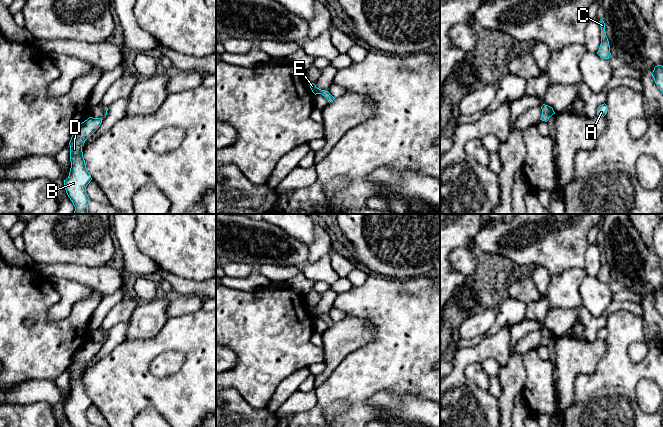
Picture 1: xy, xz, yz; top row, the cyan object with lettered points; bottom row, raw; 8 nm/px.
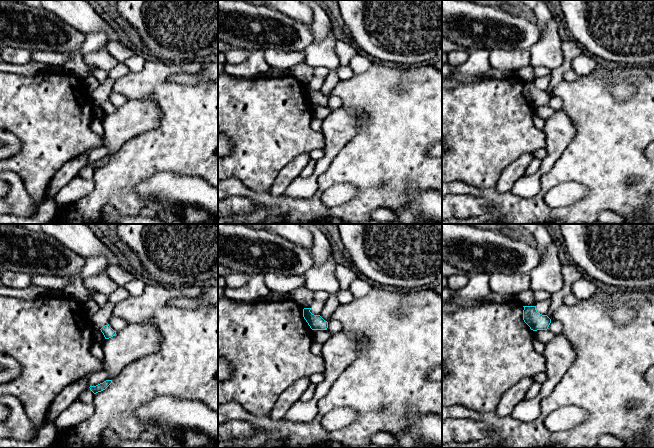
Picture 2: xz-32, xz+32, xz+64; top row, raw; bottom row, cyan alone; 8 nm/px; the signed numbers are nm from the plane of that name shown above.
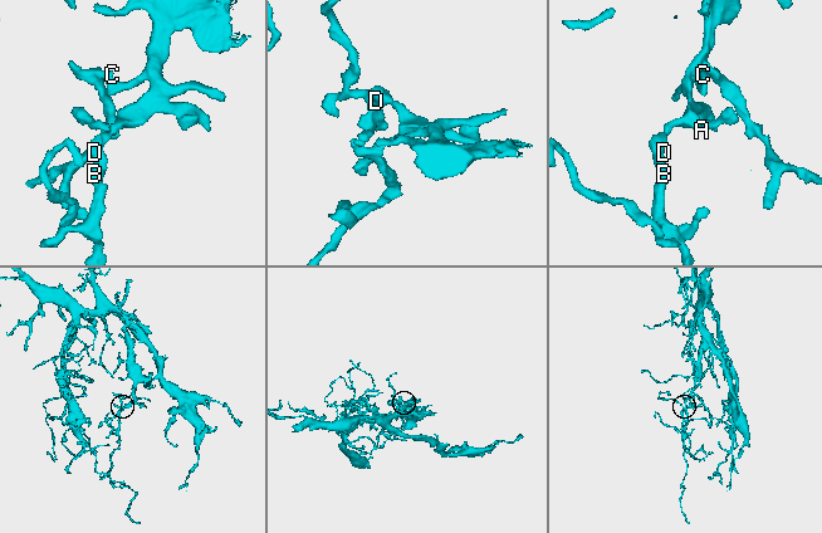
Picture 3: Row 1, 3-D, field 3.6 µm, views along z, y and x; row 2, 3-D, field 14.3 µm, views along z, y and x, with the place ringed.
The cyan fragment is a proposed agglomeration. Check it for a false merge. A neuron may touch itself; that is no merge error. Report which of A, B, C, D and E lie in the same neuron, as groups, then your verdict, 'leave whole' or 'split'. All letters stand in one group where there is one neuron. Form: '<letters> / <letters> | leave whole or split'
A B C D E | leave whole

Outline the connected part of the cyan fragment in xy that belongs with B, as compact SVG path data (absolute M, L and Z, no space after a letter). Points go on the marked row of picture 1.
M89 117L75 128L69 142L71 168L68 178L64 180L64 186L75 207L74 214L88 214L90 199L86 193L86 187L92 178L86 168L82 146L100 127L102 120L101 118Z

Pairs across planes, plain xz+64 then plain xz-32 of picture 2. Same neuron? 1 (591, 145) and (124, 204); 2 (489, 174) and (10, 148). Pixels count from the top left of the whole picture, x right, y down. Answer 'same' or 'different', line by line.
1: same
2: different

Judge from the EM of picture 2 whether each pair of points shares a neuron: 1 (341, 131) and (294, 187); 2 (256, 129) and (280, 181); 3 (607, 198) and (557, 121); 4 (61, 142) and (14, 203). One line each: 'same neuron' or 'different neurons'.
1: same neuron
2: different neurons
3: different neurons
4: different neurons

